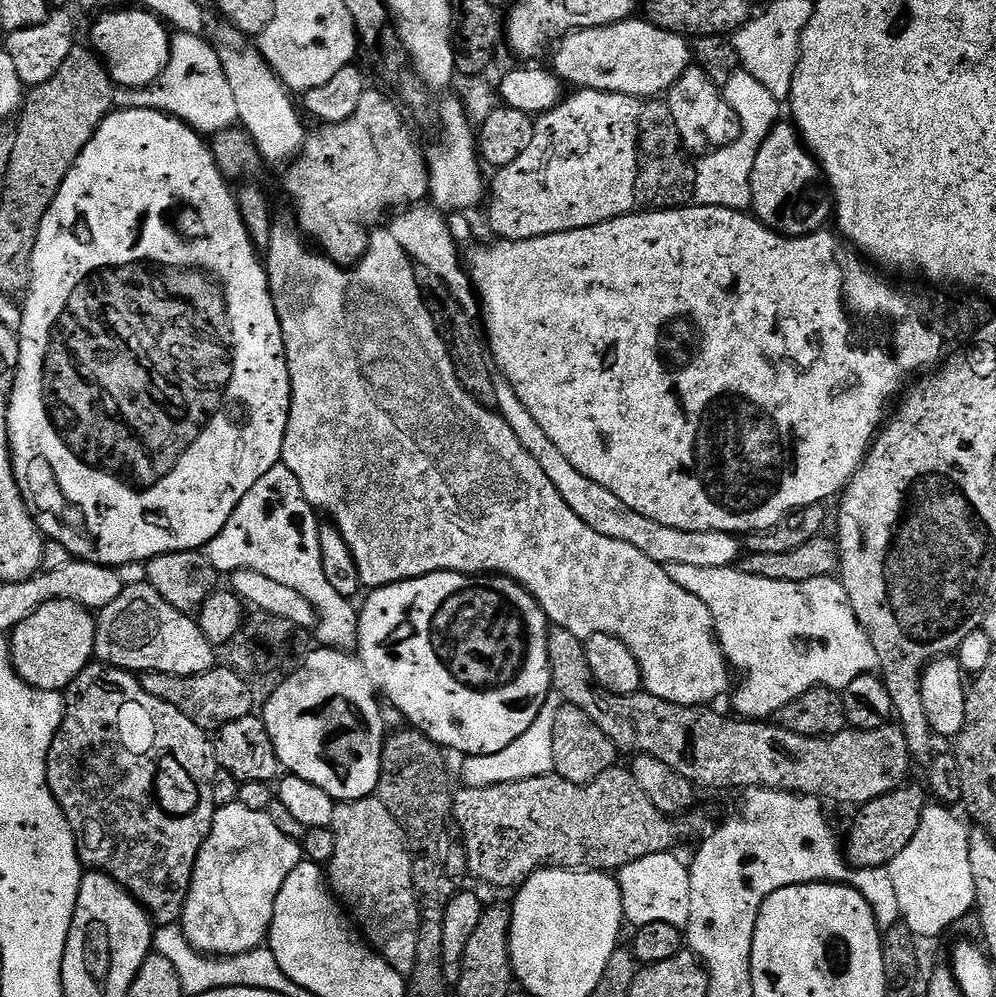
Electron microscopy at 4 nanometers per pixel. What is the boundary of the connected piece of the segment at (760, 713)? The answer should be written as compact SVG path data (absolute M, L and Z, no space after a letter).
M665 564L666 574L670 574L673 582L678 582L678 586L682 586L682 590L686 590L690 594L694 594L694 598L698 598L698 602L702 602L706 606L706 610L710 610L712 615L712 627L716 634L716 640L720 643L720 648L724 652L724 658L729 665L738 673L744 681L740 685L735 685L734 691L731 693L732 704L736 707L735 715L746 720L767 721L769 718L775 717L790 702L794 702L794 698L798 698L802 694L806 694L806 690L811 688L834 688L842 690L850 682L854 682L854 678L859 676L867 676L875 673L879 669L878 654L874 654L874 646L870 642L870 638L864 633L860 623L857 622L856 616L852 613L852 607L848 601L848 595L843 584L839 579L832 576L823 576L822 578L810 578L810 582L778 582L770 578L758 578L754 574L741 570L736 566L727 568L707 568L706 566L678 566L677 564Z

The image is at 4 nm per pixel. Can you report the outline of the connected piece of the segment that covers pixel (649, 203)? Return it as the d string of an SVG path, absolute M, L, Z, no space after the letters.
M667 115L641 119L638 125L638 167L636 169L636 198L652 210L682 208L693 203L696 169L686 151L682 138Z

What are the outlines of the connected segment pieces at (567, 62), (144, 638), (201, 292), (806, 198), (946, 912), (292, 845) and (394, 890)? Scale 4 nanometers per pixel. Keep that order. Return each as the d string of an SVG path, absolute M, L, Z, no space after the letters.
M643 18L619 20L601 28L580 28L568 33L555 48L550 68L560 80L576 84L572 86L580 90L592 88L595 92L617 92L637 98L663 97L694 60L685 37L662 30Z
M146 582L140 584L129 583L110 606L99 609L96 616L96 651L95 659L101 664L107 664L110 668L124 668L133 674L145 672L161 672L162 674L174 674L175 676L193 676L208 672L217 667L217 649L202 634L199 623L189 613L180 612L170 602L166 602Z
M120 108L109 112L108 117L102 121L98 130L90 138L90 142L86 142L82 154L78 154L74 166L70 166L70 174L66 174L58 194L52 199L45 216L42 218L40 237L38 242L34 242L32 273L30 274L28 291L22 300L24 313L22 314L22 326L18 333L20 357L18 358L16 381L11 392L7 393L8 441L12 447L12 469L16 475L16 485L20 487L20 493L34 518L34 522L48 540L65 544L68 551L77 560L119 569L120 564L136 564L139 560L147 562L162 554L203 549L205 544L211 542L224 529L230 514L234 514L238 502L242 502L242 498L246 498L246 494L250 494L250 486L254 486L254 482L258 482L258 478L262 478L262 474L266 474L266 470L281 463L282 442L286 438L286 426L292 401L290 370L282 342L282 326L278 322L278 314L272 301L272 292L268 288L265 261L258 249L253 246L248 228L242 222L242 214L236 205L233 189L230 190L228 187L230 187L229 181L220 173L220 167L216 164L216 159L212 157L211 147L206 143L205 137L195 128L191 128L189 124L185 124L176 116L159 112L157 108Z
M778 122L773 128L769 128L764 135L764 140L760 143L758 156L754 158L754 170L750 178L752 187L752 207L756 219L760 220L768 228L773 228L775 232L786 237L809 236L821 231L824 224L830 220L830 200L825 189L820 189L822 173L820 166L816 162L816 157L812 155L804 146L800 133L788 122Z
M929 803L918 822L914 838L910 838L910 846L887 865L899 919L921 941L942 935L951 924L958 923L968 911L976 908L968 845L970 828L952 812L955 811L943 803Z
M239 802L217 808L210 834L196 859L188 897L184 899L184 937L209 956L237 956L261 947L268 938L274 918L274 902L282 890L282 882L290 878L290 870L294 870L301 859L301 845L286 838L286 834L270 822L267 812L246 810L246 806Z
M371 795L361 800L337 803L331 830L334 834L334 858L326 866L326 879L331 891L346 909L347 915L362 929L364 939L376 949L376 953L391 968L398 970L398 974L407 978L418 958L420 904L416 900L416 887L412 881L413 855L400 824L394 822L394 814L386 810L384 803Z

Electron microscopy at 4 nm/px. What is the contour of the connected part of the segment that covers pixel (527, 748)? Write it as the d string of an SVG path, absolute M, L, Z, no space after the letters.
M553 690L549 692L538 718L534 718L530 730L526 730L526 734L510 742L506 750L498 750L498 754L485 756L464 756L464 765L460 768L463 783L469 788L489 788L495 784L549 775L554 769L554 718L558 718L560 707L560 695Z

